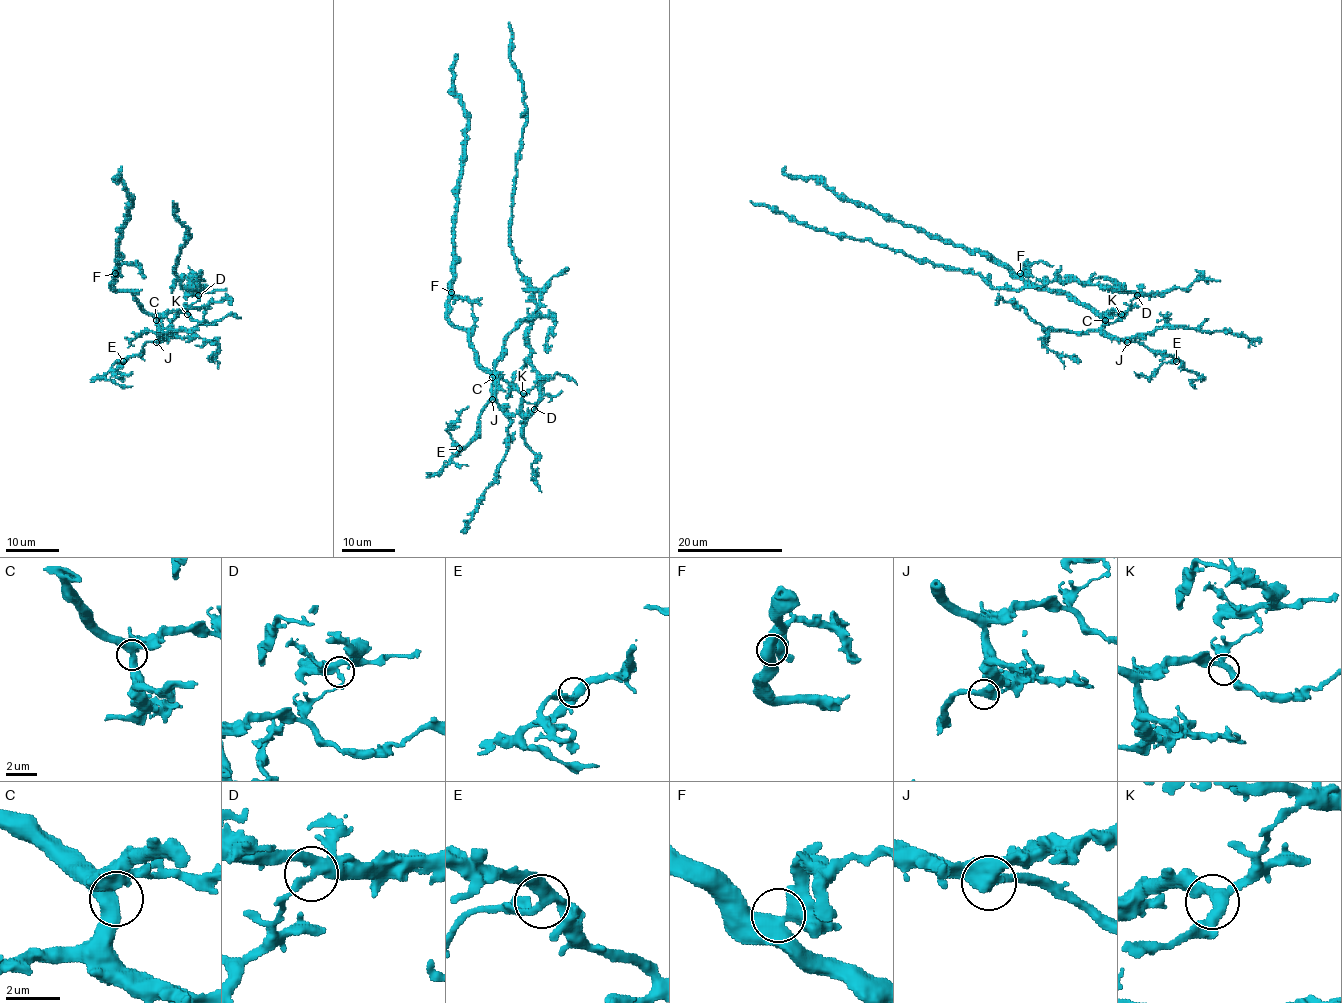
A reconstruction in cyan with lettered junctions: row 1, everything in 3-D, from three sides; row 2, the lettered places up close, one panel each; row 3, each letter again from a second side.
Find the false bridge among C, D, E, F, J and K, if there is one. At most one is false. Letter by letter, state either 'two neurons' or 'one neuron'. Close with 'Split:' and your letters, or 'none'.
C: one neuron
D: two neurons
E: one neuron
F: one neuron
J: one neuron
K: one neuron
Split: D

